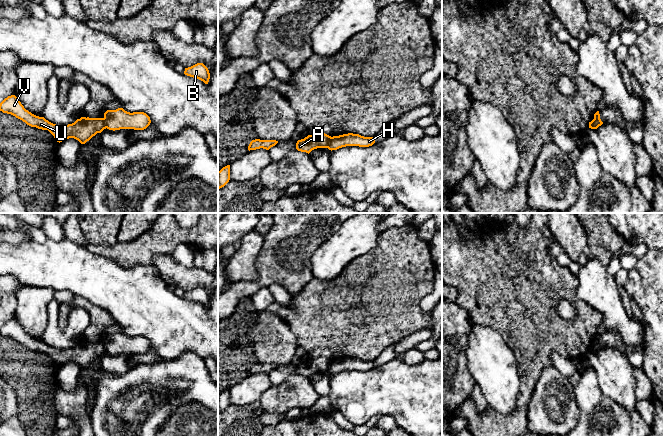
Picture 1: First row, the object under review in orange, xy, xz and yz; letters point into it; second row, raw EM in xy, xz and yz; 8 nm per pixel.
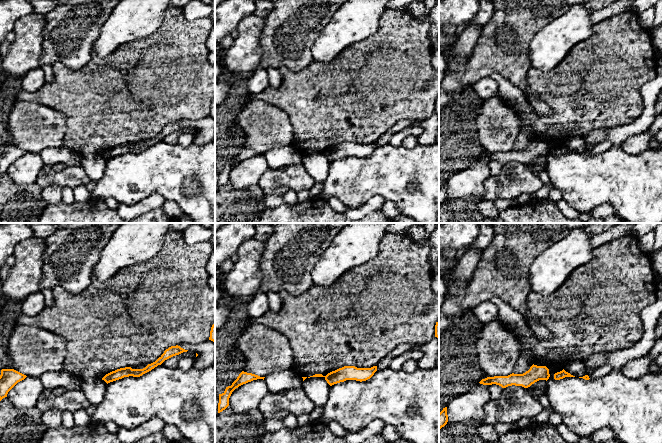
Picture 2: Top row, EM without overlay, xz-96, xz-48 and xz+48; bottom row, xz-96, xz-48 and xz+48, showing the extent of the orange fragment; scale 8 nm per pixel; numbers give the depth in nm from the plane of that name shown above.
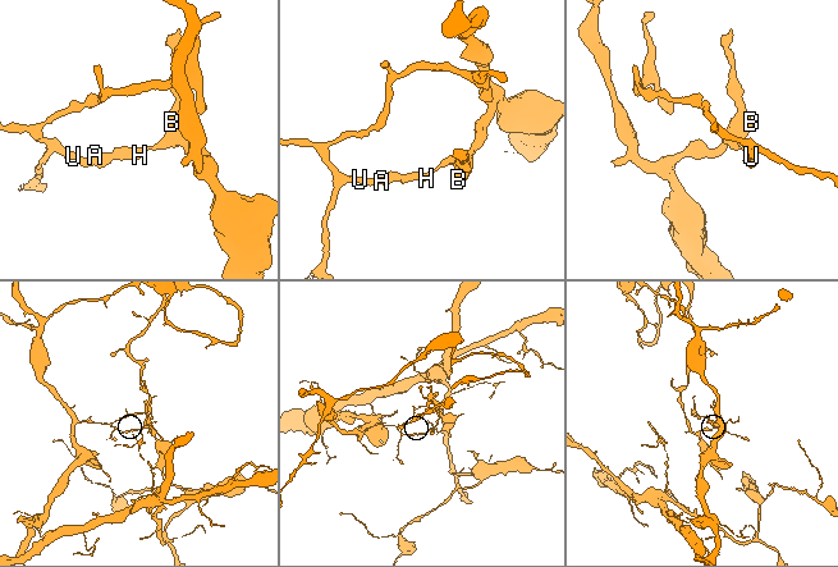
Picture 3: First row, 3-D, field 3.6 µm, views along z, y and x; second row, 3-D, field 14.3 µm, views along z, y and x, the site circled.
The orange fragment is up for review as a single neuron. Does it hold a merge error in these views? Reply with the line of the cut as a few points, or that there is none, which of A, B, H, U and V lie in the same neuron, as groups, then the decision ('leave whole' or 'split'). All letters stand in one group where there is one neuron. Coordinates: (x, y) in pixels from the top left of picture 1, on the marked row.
xz (331, 137), (327, 147) | A U V / B H | split

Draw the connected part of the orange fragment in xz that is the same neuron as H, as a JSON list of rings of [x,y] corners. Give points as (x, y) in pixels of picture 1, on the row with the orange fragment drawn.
[[[348,133],[331,137],[328,149],[332,151],[346,146],[369,147],[374,143],[374,137],[364,137],[359,134]]]

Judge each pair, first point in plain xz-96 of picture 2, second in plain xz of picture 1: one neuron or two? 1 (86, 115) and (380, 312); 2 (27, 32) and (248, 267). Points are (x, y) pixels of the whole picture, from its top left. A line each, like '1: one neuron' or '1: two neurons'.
1: one neuron
2: one neuron

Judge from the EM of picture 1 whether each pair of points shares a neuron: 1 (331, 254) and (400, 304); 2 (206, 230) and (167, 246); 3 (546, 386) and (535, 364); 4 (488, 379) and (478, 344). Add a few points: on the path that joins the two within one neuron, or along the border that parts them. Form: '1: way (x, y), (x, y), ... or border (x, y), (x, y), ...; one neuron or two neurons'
1: border (366, 253), (355, 257), (337, 276), (329, 281); two neurons
2: way (196, 236), (177, 236); one neuron
3: border (551, 364), (546, 365), (542, 369), (538, 378); two neurons
4: way (488, 370), (487, 353); one neuron

